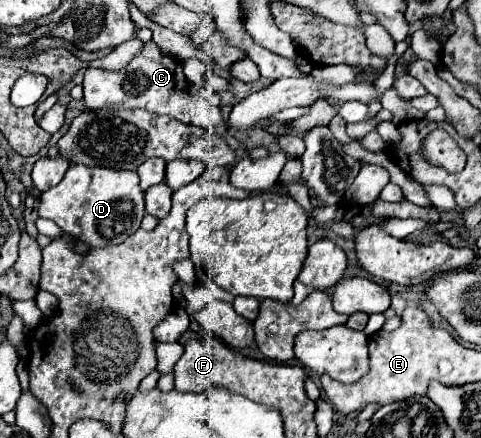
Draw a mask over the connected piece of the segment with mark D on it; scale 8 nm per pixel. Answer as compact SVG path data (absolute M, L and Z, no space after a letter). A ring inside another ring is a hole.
M71 165L65 177L39 197L39 217L55 221L63 233L79 235L81 241L97 239L91 235L117 235L113 241L123 243L139 229L143 211L145 203L139 187L139 175L123 169Z

